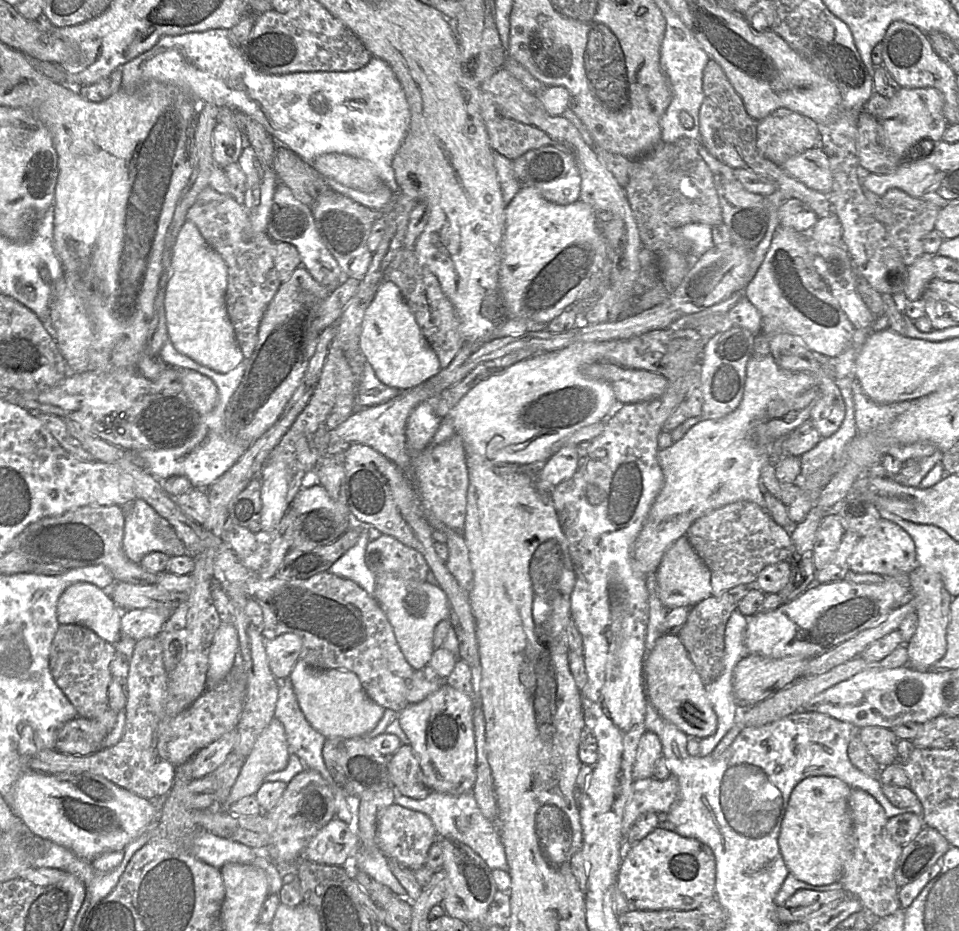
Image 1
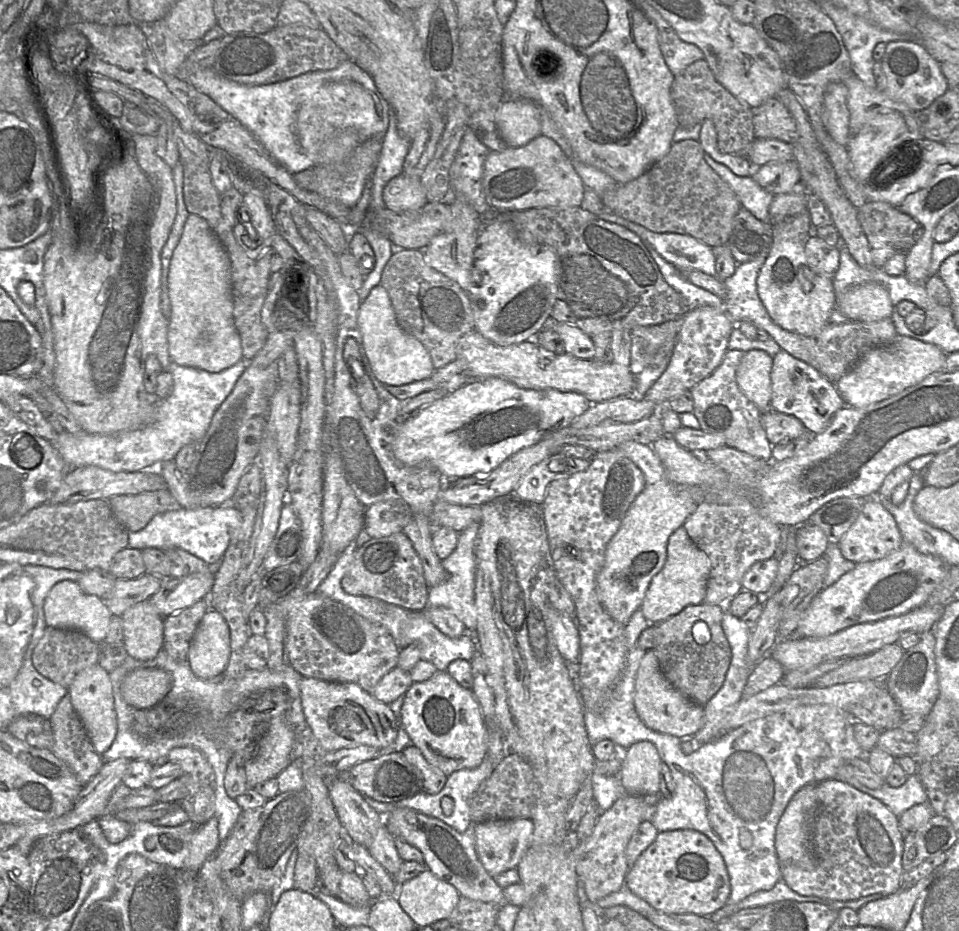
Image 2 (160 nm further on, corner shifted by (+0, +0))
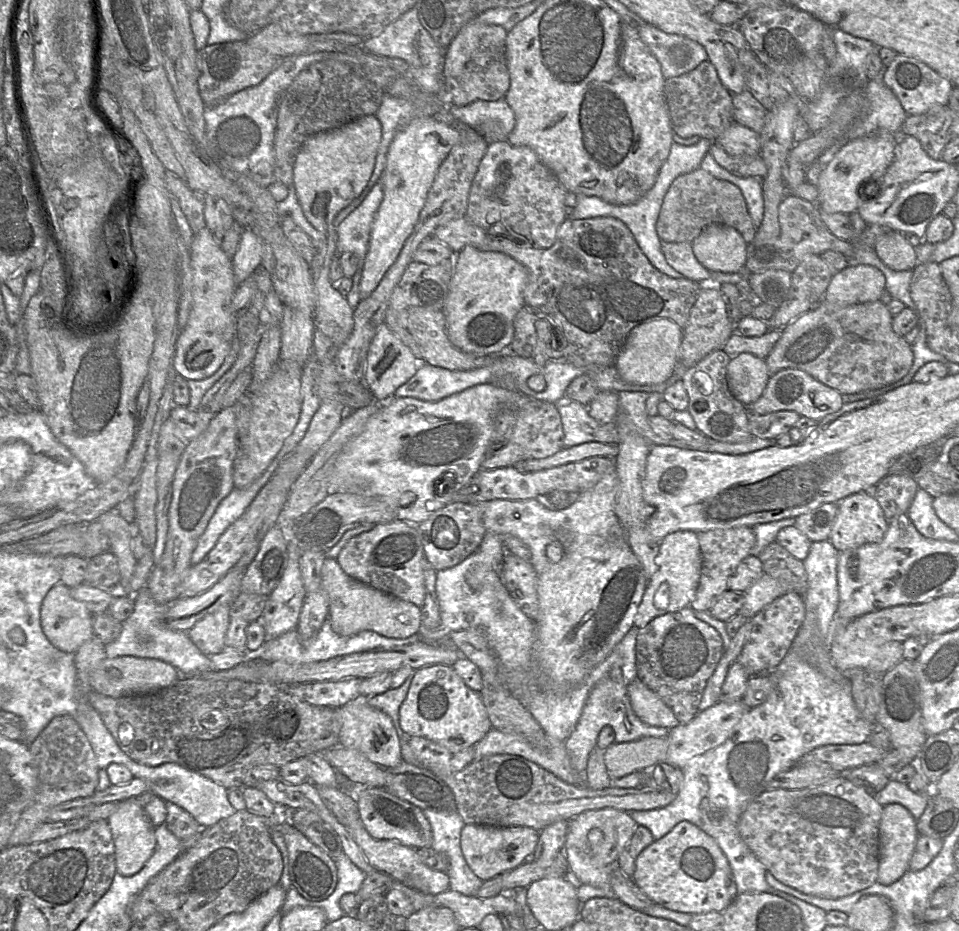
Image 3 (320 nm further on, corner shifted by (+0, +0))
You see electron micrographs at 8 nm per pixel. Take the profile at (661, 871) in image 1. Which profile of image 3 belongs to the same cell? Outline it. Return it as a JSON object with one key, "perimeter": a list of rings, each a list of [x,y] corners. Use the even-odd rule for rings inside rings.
{"perimeter":[[[681,821],[637,857],[633,881],[653,903],[691,915],[722,912],[738,895],[729,862],[716,841],[696,825]]]}

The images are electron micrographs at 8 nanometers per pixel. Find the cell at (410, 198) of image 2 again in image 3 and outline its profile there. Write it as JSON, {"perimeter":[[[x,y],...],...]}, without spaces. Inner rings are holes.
{"perimeter":[[[428,117],[412,120],[395,135],[381,174],[383,198],[372,224],[368,250],[362,264],[359,283],[361,300],[369,297],[396,260],[417,223],[441,163],[459,138],[457,128]]]}

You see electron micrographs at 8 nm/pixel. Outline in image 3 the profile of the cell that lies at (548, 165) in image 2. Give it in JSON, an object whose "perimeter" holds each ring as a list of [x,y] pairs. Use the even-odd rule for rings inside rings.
{"perimeter":[[[508,140],[498,141],[488,144],[473,178],[466,217],[491,236],[549,248],[566,218],[567,194],[565,187],[532,149],[514,146]]]}

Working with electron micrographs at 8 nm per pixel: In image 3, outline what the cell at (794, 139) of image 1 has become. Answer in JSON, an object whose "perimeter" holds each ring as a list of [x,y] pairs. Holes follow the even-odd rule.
{"perimeter":[[[747,89],[741,93],[733,94],[732,101],[734,121],[760,132],[764,126],[768,110]]]}

